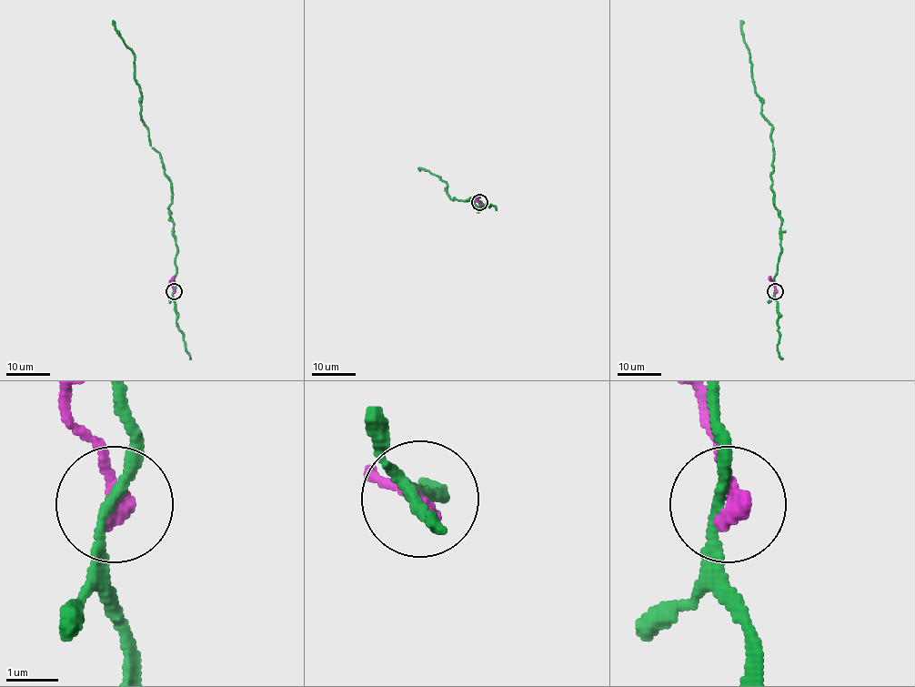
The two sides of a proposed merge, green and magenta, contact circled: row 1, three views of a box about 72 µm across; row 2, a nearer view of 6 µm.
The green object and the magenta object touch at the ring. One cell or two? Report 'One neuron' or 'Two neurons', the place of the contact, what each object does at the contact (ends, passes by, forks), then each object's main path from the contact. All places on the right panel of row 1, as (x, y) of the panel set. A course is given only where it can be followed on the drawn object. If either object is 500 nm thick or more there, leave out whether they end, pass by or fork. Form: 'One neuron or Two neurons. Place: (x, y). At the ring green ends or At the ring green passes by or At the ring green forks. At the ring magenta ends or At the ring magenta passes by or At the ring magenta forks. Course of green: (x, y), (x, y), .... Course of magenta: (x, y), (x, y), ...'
Two neurons. Place: (775, 291). At the ring green passes by. At the ring magenta ends. Course of green: (776, 290), (781, 217), (771, 188), (772, 126), (761, 113), (761, 99), (751, 78), (740, 20). Course of magenta: (776, 291), (773, 280), (769, 276)

